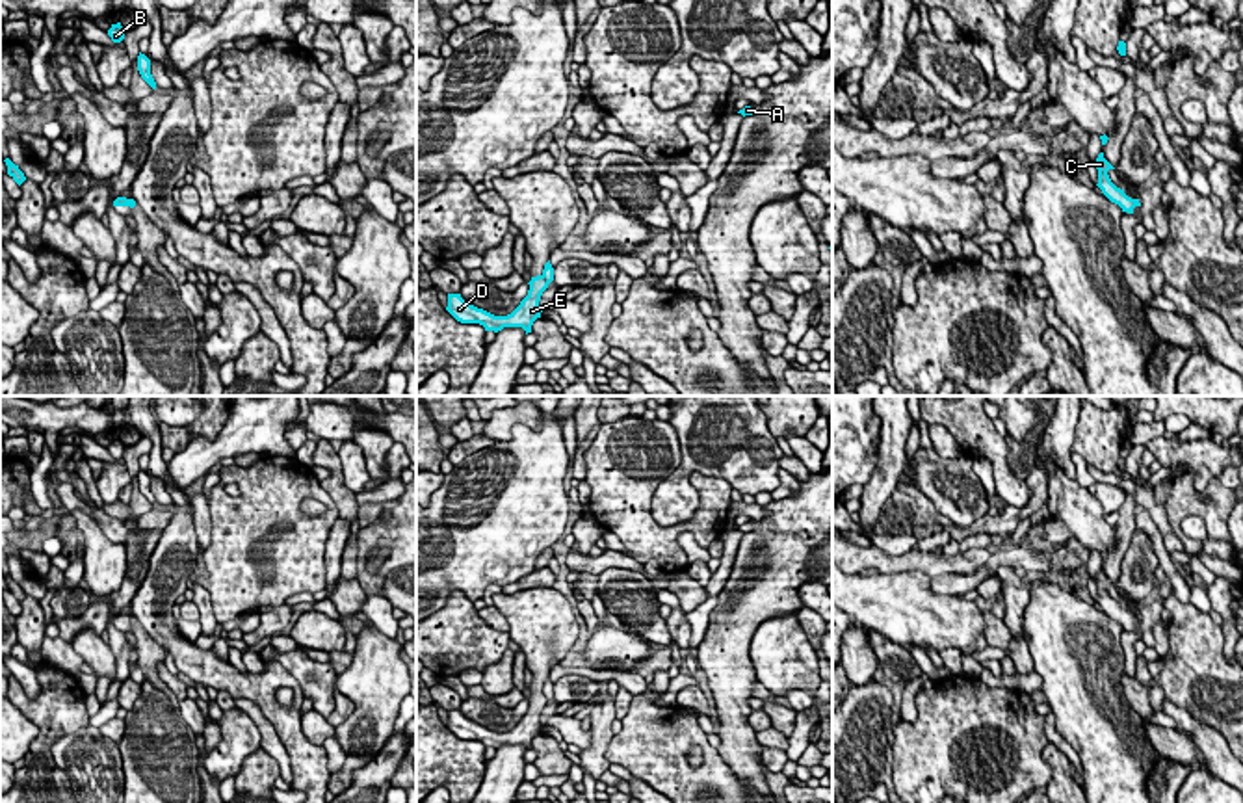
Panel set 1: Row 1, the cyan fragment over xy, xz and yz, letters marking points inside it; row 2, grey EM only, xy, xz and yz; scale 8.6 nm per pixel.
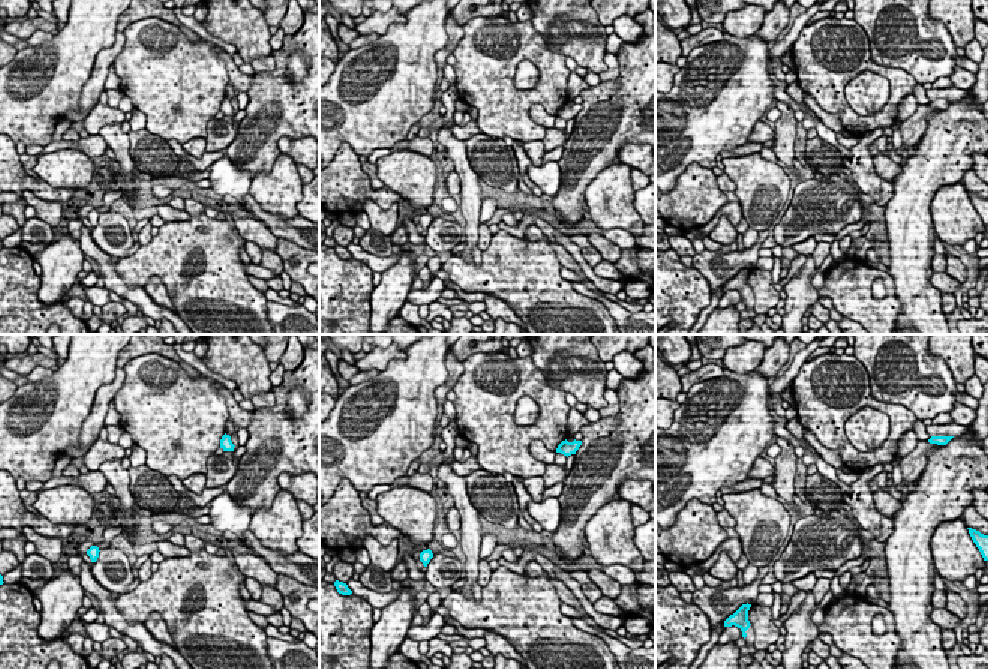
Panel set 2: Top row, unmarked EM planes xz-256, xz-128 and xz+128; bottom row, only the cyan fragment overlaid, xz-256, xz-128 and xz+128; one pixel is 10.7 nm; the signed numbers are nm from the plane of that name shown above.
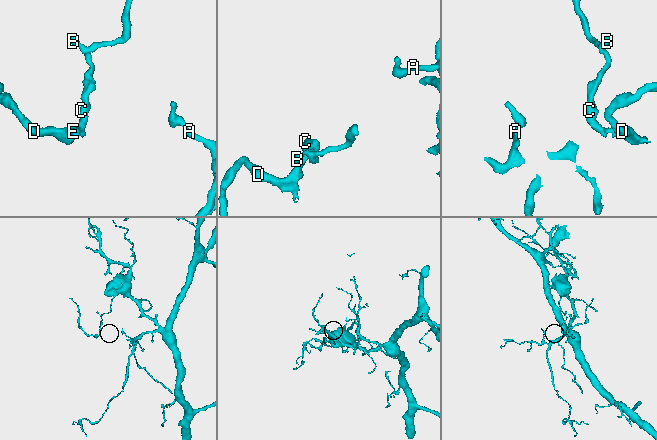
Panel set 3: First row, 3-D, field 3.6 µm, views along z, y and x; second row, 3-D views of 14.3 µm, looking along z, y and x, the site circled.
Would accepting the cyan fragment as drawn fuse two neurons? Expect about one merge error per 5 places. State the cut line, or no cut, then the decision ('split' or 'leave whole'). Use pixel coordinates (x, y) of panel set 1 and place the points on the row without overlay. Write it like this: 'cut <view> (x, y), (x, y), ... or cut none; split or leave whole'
cut xz (541, 692), (549, 699); split

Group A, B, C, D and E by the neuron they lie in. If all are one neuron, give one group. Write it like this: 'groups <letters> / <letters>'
groups A B C / D E

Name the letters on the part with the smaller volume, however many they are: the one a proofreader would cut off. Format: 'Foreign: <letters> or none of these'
Foreign: D, E

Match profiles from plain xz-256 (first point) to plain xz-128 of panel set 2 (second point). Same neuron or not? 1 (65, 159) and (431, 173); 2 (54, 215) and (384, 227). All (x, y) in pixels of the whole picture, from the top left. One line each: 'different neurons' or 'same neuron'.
1: same neuron
2: same neuron

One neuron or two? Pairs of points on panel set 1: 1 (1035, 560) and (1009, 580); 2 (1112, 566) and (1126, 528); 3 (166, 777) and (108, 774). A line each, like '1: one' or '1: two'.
1: two
2: one
3: two

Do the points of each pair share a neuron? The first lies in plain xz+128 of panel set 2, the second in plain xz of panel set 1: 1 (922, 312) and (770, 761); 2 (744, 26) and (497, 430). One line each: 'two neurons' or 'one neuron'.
1: two neurons
2: one neuron

